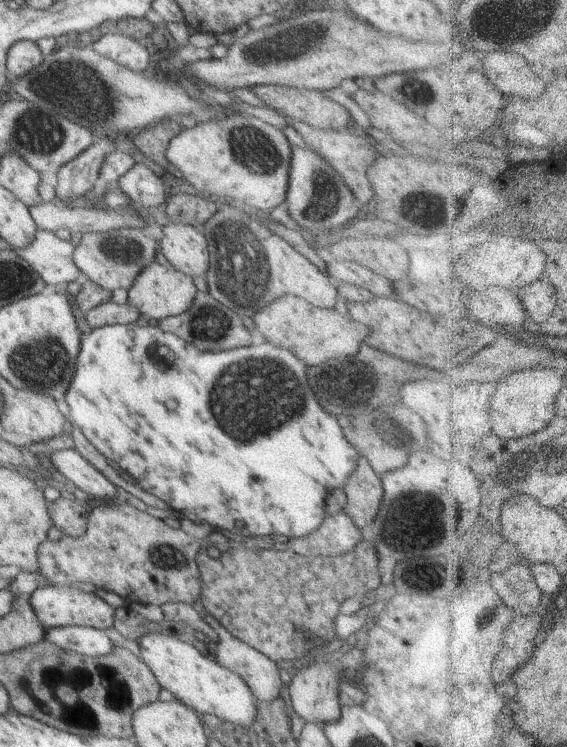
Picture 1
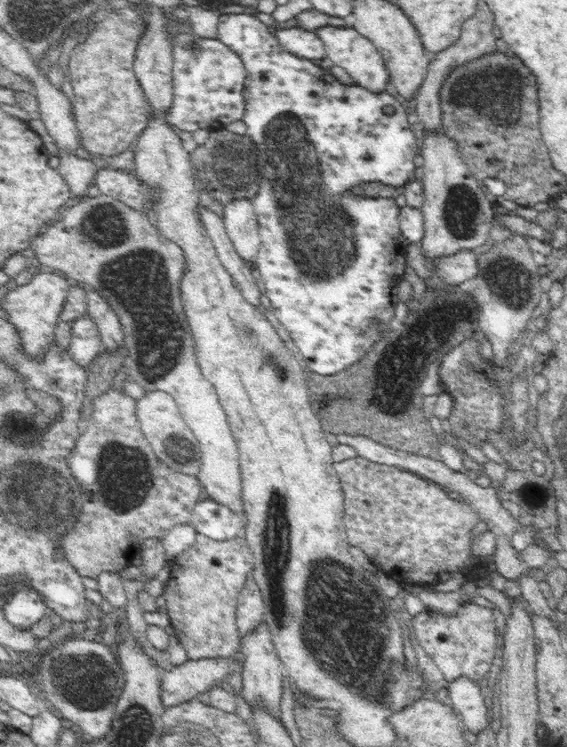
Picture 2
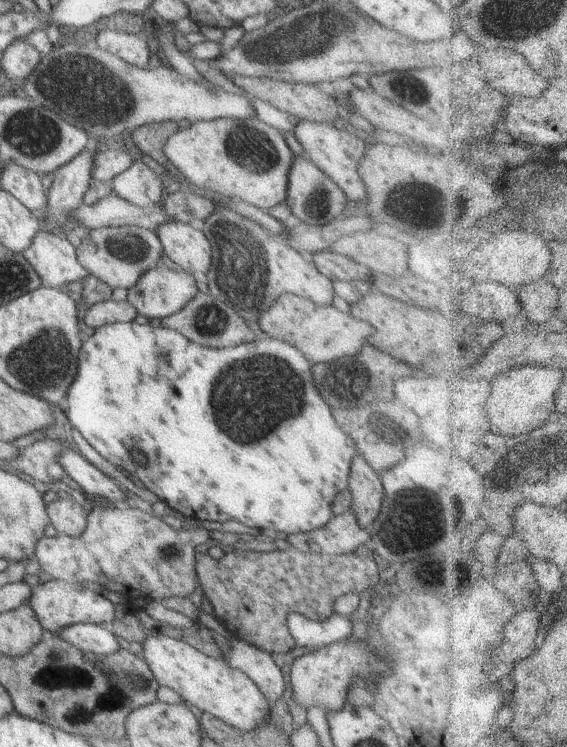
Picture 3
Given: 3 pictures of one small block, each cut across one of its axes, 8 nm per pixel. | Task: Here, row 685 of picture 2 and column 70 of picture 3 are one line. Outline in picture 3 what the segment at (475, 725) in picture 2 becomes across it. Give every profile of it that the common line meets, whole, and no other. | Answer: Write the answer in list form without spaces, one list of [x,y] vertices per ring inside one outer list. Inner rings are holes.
[[[70,448],[63,449],[58,454],[58,462],[87,497],[98,495],[116,504],[125,503],[126,494],[122,492],[118,482],[102,473],[80,453]]]

